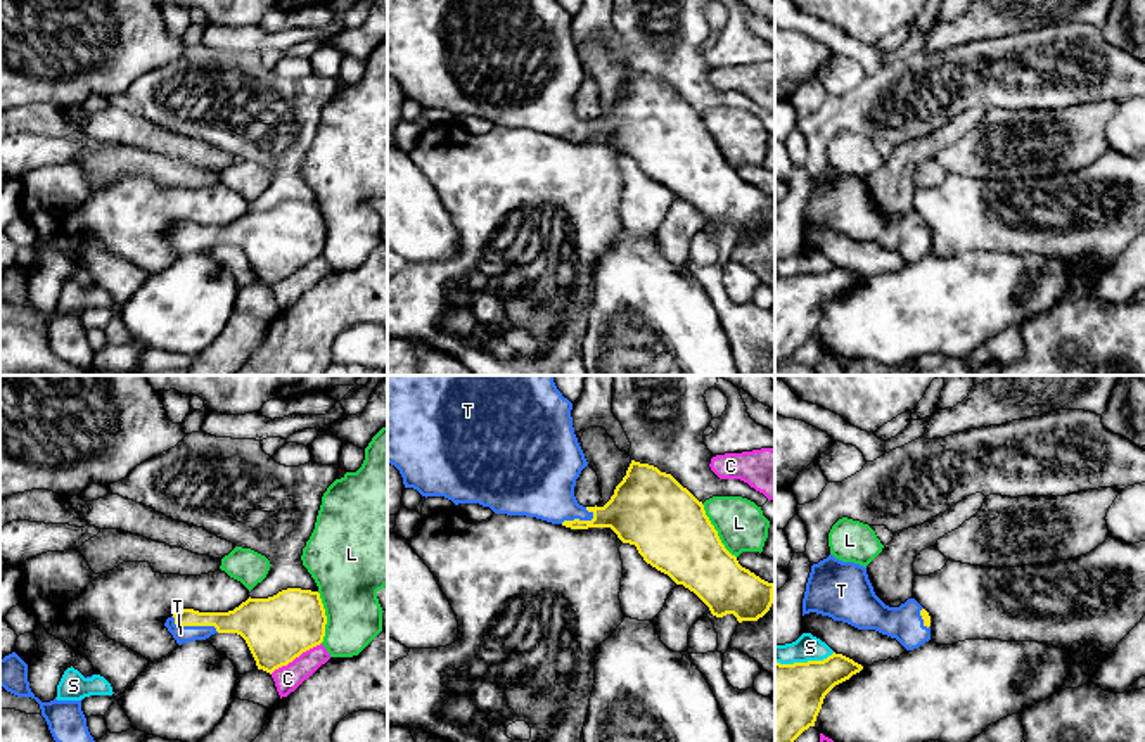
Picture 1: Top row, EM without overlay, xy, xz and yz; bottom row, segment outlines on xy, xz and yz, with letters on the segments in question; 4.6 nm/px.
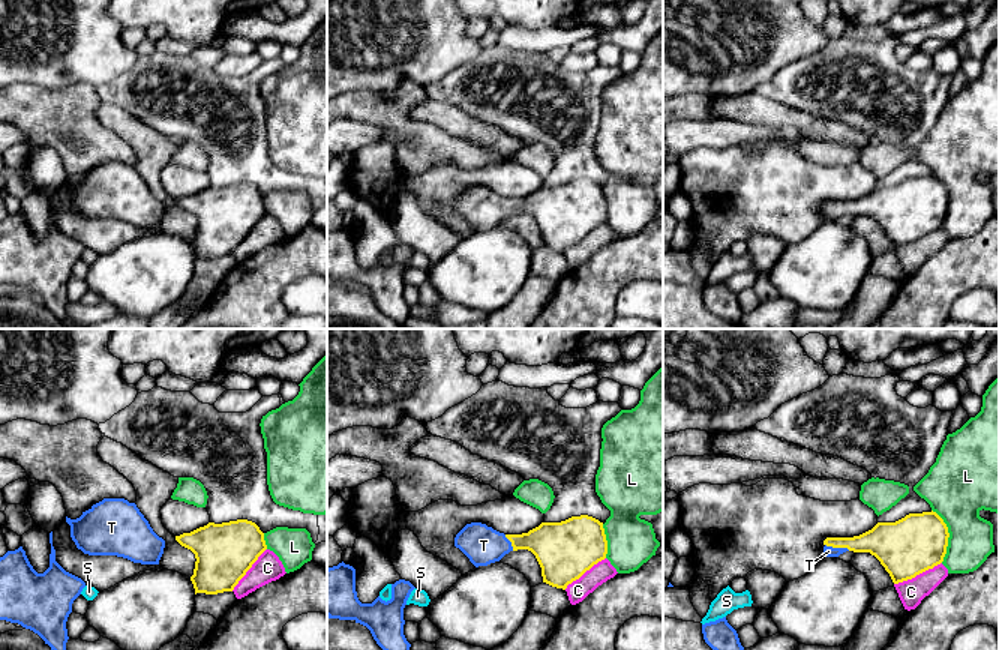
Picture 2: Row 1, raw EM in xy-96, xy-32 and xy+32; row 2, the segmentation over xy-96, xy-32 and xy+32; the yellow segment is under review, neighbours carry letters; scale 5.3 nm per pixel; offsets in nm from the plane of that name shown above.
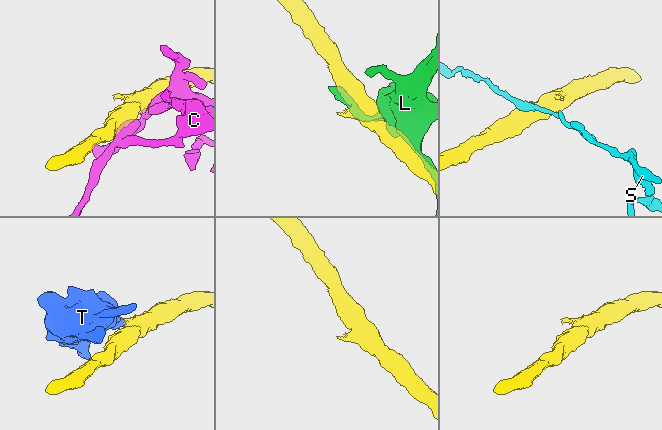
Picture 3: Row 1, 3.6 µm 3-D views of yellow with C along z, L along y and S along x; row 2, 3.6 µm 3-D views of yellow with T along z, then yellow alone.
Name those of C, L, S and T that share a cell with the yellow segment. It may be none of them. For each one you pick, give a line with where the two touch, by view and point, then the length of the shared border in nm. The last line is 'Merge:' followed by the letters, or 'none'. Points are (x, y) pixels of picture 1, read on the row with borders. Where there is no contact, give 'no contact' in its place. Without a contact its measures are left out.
T: xy (194, 625) | 240 nm
Merge: T

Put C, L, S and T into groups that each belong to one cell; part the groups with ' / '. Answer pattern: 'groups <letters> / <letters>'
groups C / L / S / T

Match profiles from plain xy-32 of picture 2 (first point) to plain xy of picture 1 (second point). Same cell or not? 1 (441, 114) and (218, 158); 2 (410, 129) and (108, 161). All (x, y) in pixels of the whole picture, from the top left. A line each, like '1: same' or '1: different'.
1: same
2: same

